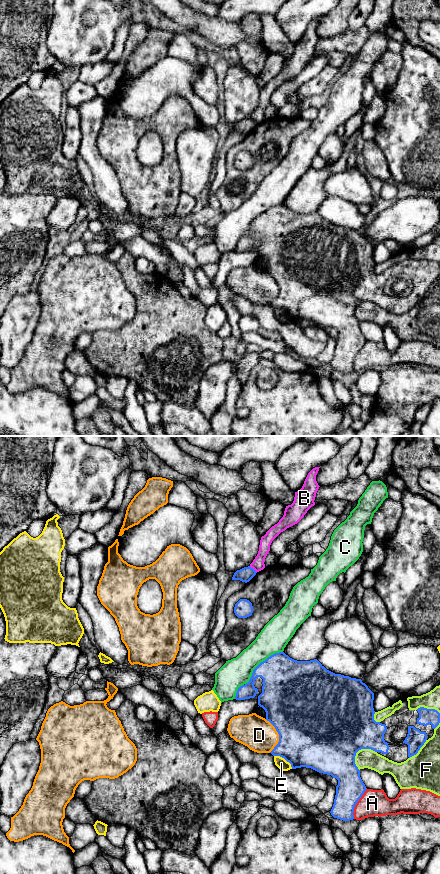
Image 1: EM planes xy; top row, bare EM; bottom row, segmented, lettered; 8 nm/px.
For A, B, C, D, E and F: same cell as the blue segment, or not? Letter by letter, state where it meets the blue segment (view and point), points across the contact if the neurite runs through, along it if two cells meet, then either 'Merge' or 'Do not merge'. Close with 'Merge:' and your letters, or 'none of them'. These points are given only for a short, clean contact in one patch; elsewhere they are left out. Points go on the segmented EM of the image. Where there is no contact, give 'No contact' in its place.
A: Touches blue at xy (356, 803). Do not merge
B: Touches blue at xy (253, 569). Boundary: xy (249, 566), (256, 572). Do not merge
C: Touches blue at xy (260, 663). Do not merge
D: Touches blue at xy (279, 735). Do not merge
E: Touches blue at xy (284, 758). Do not merge
F: Touches blue at xy (357, 751). Do not merge
Merge: none of them

